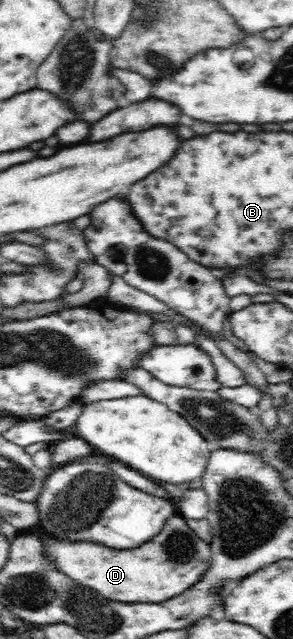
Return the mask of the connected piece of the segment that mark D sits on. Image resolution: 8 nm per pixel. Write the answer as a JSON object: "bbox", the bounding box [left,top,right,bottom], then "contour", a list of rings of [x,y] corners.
{"bbox":[30,515,212,604],"contour":[[[180,515],[170,517],[154,541],[148,541],[132,551],[112,551],[90,543],[62,543],[37,529],[30,532],[35,532],[42,536],[42,540],[46,540],[46,552],[62,572],[96,589],[106,599],[127,604],[154,604],[178,597],[204,577],[212,561],[208,543],[196,537],[196,533]]]}

